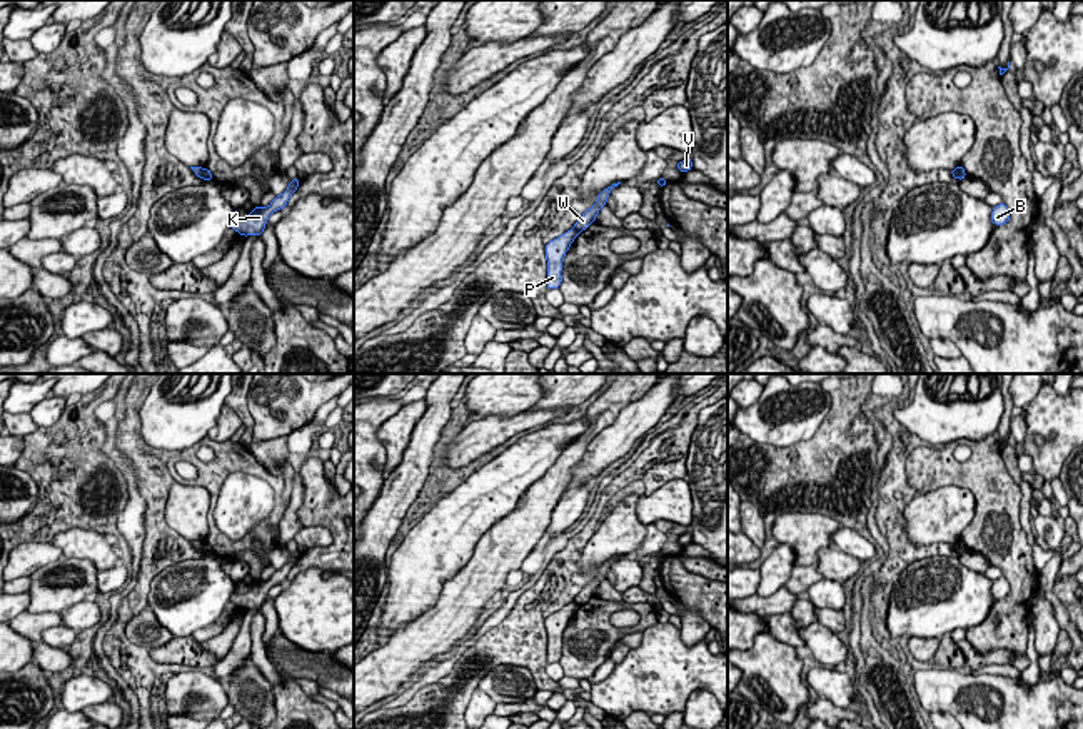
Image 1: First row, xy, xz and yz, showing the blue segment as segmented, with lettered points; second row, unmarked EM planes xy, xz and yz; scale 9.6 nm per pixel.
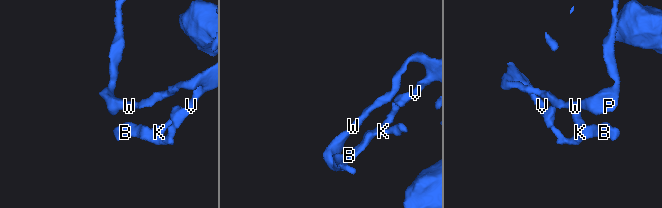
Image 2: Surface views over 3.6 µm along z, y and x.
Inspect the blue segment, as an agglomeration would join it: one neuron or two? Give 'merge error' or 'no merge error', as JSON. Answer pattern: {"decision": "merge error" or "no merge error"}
{"decision": "merge error"}

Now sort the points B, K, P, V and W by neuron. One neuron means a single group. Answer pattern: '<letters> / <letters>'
B K V W / P

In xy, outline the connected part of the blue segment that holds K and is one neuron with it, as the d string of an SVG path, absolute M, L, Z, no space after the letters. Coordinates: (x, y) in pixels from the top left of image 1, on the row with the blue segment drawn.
M292 178L289 189L282 194L277 195L269 207L255 207L245 219L235 217L230 222L230 229L237 230L240 235L259 235L264 232L267 219L284 209L290 199L290 195L297 190L299 187L299 178Z

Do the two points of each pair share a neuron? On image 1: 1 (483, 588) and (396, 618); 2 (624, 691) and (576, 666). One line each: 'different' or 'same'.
1: different
2: different

